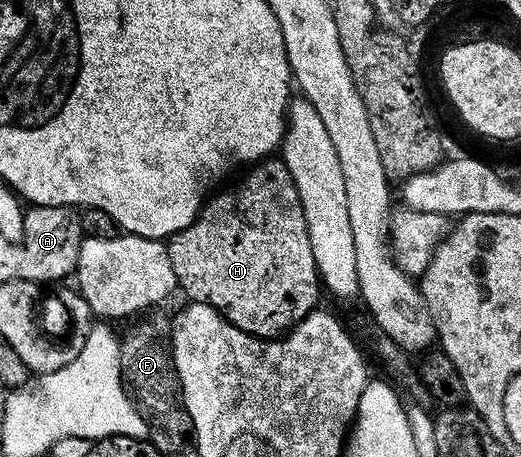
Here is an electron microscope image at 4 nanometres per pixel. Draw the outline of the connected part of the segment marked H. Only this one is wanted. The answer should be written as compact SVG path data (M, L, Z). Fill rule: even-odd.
M267 158L247 172L250 173L235 186L234 192L211 195L195 220L169 237L165 245L178 288L186 291L187 301L212 306L249 336L277 338L319 307L318 267L316 258L312 258L312 242L308 242L304 206L288 166L280 158Z

